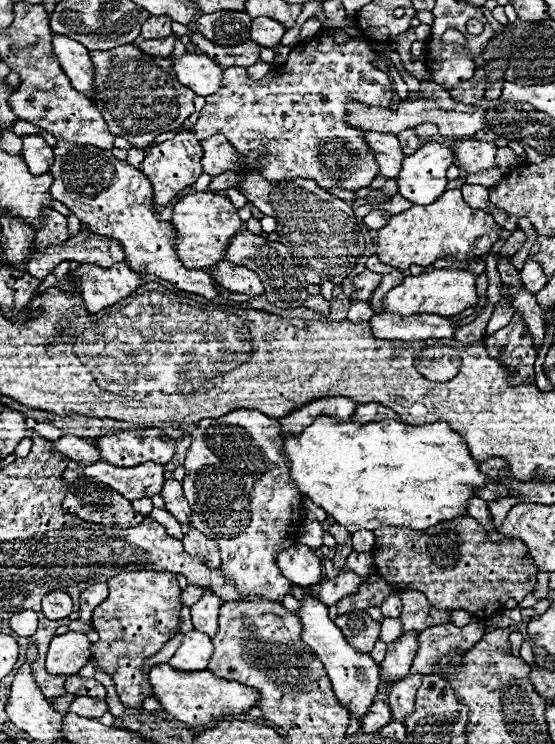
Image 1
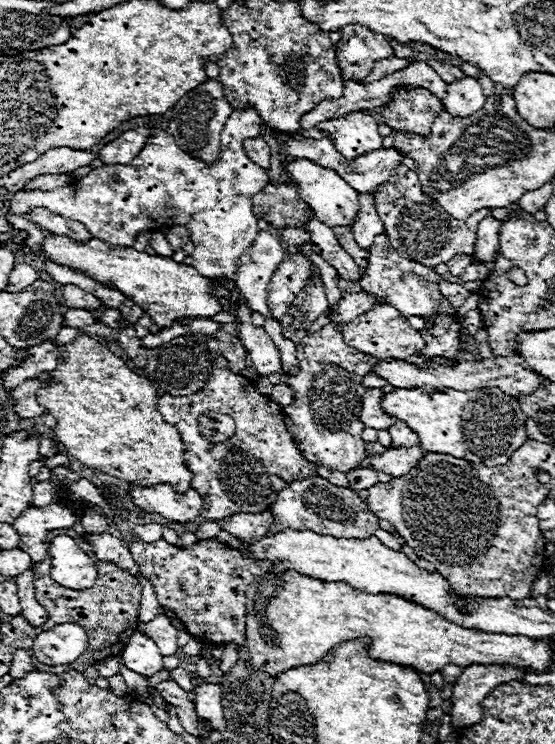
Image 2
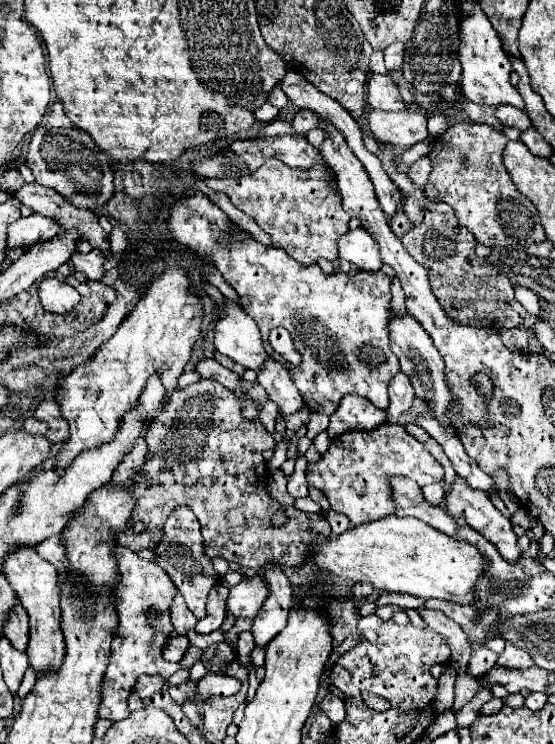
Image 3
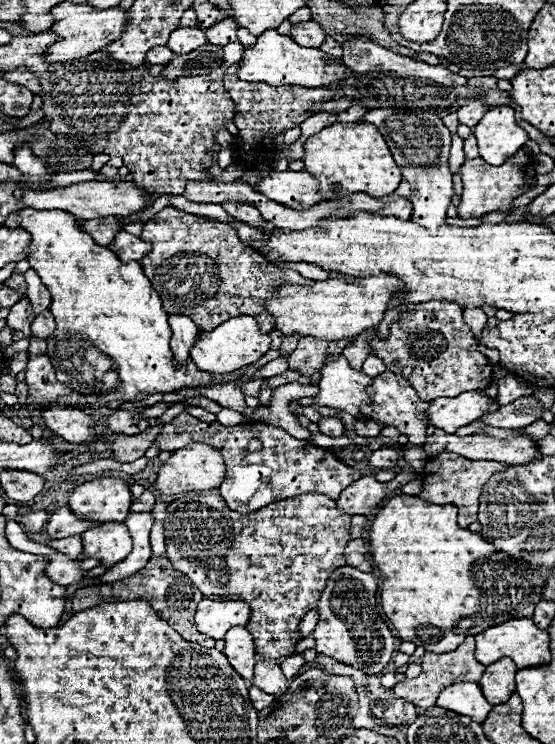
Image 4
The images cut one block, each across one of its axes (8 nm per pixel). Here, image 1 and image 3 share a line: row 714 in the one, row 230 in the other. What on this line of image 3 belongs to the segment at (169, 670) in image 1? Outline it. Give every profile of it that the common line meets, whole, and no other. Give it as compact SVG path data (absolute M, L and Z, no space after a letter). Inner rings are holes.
M204 194L186 196L180 202L176 202L172 216L168 220L168 228L172 230L174 238L178 238L180 244L186 244L198 254L206 254L212 258L224 280L238 292L240 306L258 324L266 352L288 368L292 382L298 386L300 394L304 396L304 402L312 412L322 412L326 416L334 414L342 396L346 394L364 396L380 410L388 408L388 384L400 372L400 364L396 360L396 354L390 350L388 324L392 320L392 312L390 312L392 280L384 272L370 274L370 272L350 270L348 274L344 272L324 274L318 264L304 266L292 260L292 256L288 256L284 250L266 248L252 238L240 242L234 240L234 244L230 244L228 242L230 236L226 236L226 232L230 230L230 218ZM276 326L284 326L290 332L292 342L302 356L300 366L290 366L286 360L282 360L280 354L276 354L270 348L268 334Z

